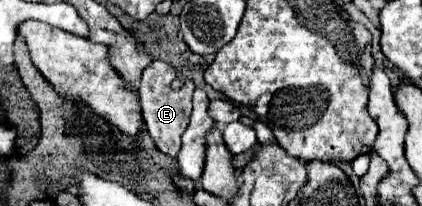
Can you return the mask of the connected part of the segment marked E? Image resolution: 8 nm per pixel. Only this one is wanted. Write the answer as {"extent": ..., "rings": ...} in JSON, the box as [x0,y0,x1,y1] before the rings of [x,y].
{"extent":[138,59,194,157],"rings":[[[154,59],[152,65],[148,65],[144,69],[142,83],[140,83],[140,89],[138,89],[146,129],[148,129],[150,137],[154,139],[156,147],[162,153],[168,153],[170,157],[176,157],[176,153],[180,149],[180,135],[184,133],[184,129],[188,125],[188,117],[190,117],[190,111],[192,111],[192,93],[194,93],[194,83],[192,81],[186,81],[182,85],[182,89],[177,91],[172,89],[170,83],[174,79],[176,79],[176,71],[168,63]]]}

